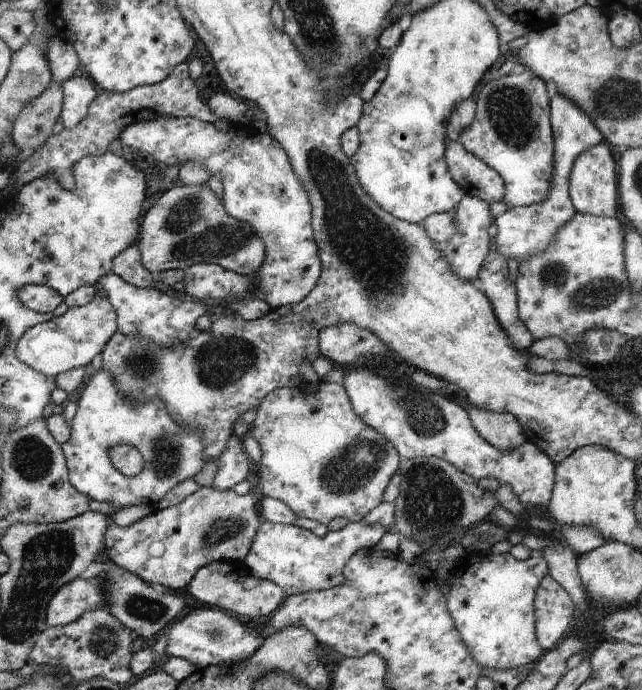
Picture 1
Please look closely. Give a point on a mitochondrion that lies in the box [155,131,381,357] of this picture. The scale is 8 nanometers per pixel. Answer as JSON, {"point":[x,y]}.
{"point":[195,238]}

